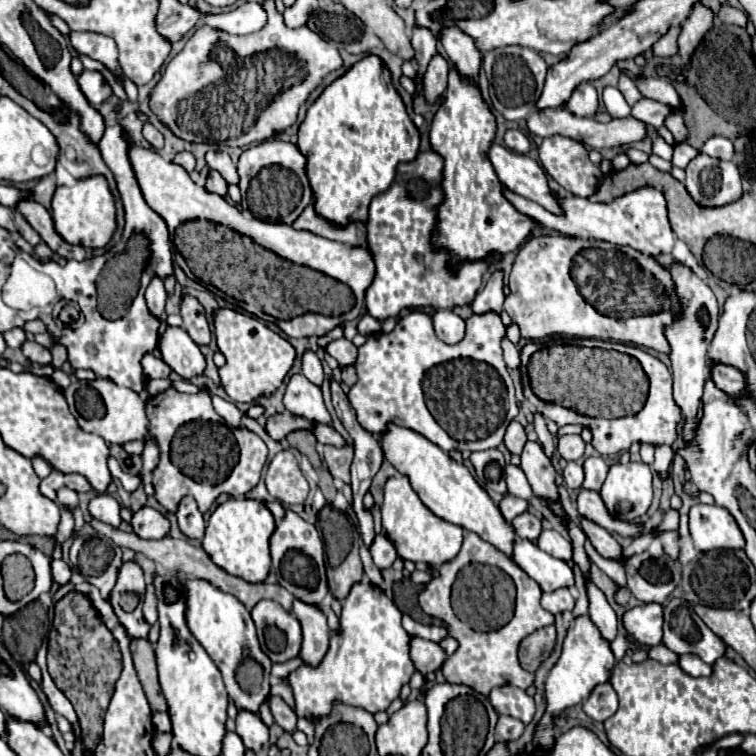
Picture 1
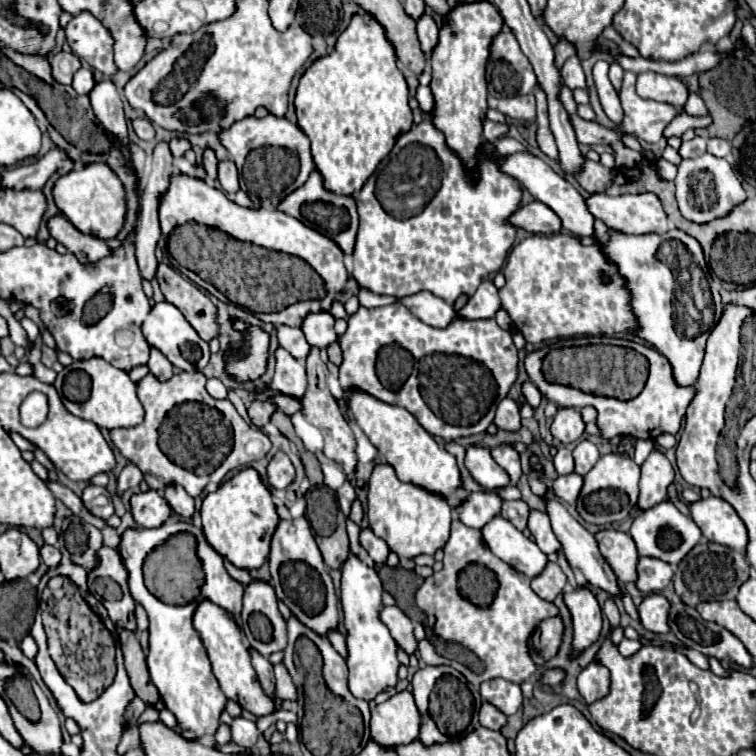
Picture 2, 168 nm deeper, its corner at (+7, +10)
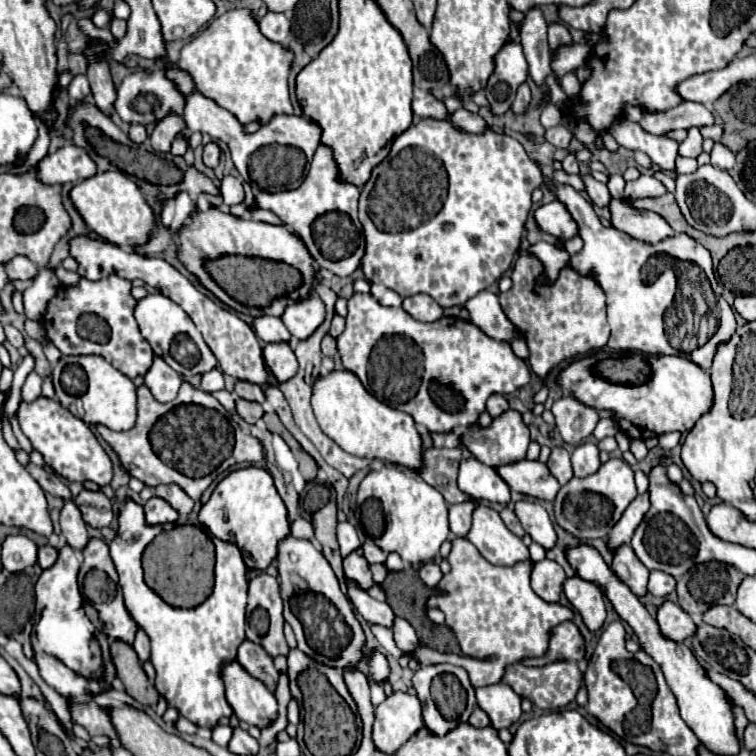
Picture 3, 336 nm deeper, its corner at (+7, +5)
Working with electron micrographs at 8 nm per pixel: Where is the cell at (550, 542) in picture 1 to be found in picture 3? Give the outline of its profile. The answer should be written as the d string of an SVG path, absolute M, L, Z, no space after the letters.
M518 501L512 505L512 509L516 517L520 519L524 531L532 537L532 541L542 545L544 549L550 549L556 545L554 525L542 505L532 503L532 501Z

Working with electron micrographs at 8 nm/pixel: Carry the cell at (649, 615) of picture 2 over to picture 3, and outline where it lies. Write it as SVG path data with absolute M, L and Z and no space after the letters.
M664 601L664 605L658 609L658 625L668 639L674 639L678 643L696 633L696 623L692 617L672 601Z

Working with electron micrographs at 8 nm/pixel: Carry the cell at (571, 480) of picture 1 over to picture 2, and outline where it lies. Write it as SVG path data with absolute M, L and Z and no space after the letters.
M564 446L558 448L558 454L554 456L554 466L556 466L556 472L562 476L574 472L574 458L570 448L564 448Z

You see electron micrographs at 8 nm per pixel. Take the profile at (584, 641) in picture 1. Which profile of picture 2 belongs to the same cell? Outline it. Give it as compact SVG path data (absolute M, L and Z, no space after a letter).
M586 588L564 594L564 602L572 616L572 656L580 656L598 640L602 630L602 612L594 594Z

